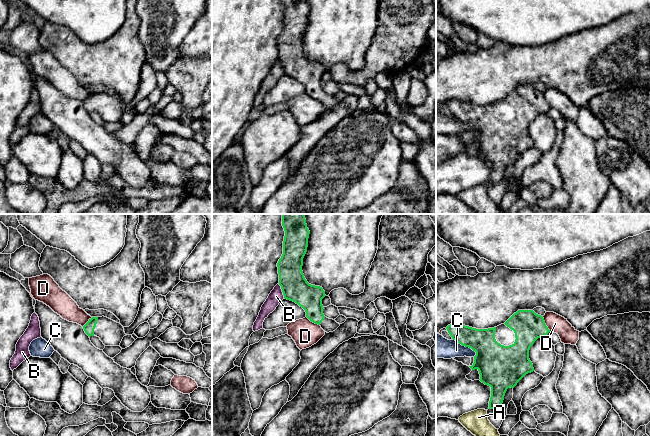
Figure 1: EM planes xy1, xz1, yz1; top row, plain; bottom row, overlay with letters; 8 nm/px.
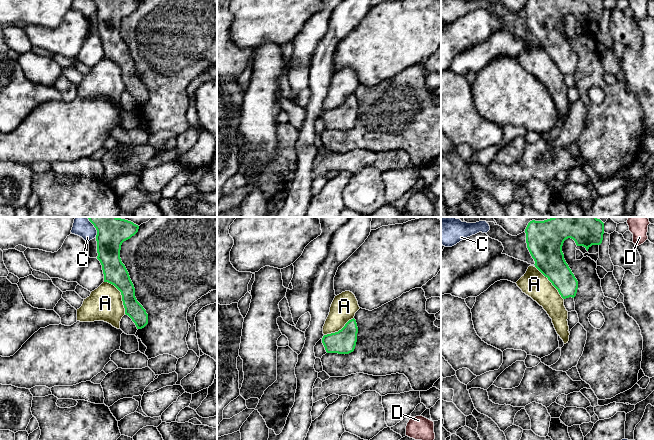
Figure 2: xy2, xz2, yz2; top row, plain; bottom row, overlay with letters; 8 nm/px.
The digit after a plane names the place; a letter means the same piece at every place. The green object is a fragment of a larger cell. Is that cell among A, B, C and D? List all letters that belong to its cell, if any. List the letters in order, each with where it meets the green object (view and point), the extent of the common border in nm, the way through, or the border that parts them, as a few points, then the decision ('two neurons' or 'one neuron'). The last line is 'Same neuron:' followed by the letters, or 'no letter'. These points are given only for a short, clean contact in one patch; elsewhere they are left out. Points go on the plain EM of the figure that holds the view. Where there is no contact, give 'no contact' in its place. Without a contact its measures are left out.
A: meets green in xy2 at (121, 70); contact 320 nm long; border along xy2 (104, 57), (112, 60), (120, 68), (125, 89); two neurons
B: meets green in xz1 at (282, 67); contact 120 nm long; two neurons
C: meets green in yz1 at (465, 122); contact 220 nm long; two neurons
D: meets green in yz1 at (545, 100); contact 140 nm long; border along yz1 (542, 92), (545, 101), (550, 107); two neurons
Same neuron: no letter

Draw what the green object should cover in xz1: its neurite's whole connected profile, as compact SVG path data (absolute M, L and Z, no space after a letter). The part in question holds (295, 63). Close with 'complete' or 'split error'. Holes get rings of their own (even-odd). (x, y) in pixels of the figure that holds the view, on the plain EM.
M282 0L285 12L283 30L277 39L279 61L284 74L295 78L306 88L306 93L329 109L340 100L323 90L322 75L326 72L320 62L311 61L304 53L302 42L307 28L310 7L307 0Z; split error

